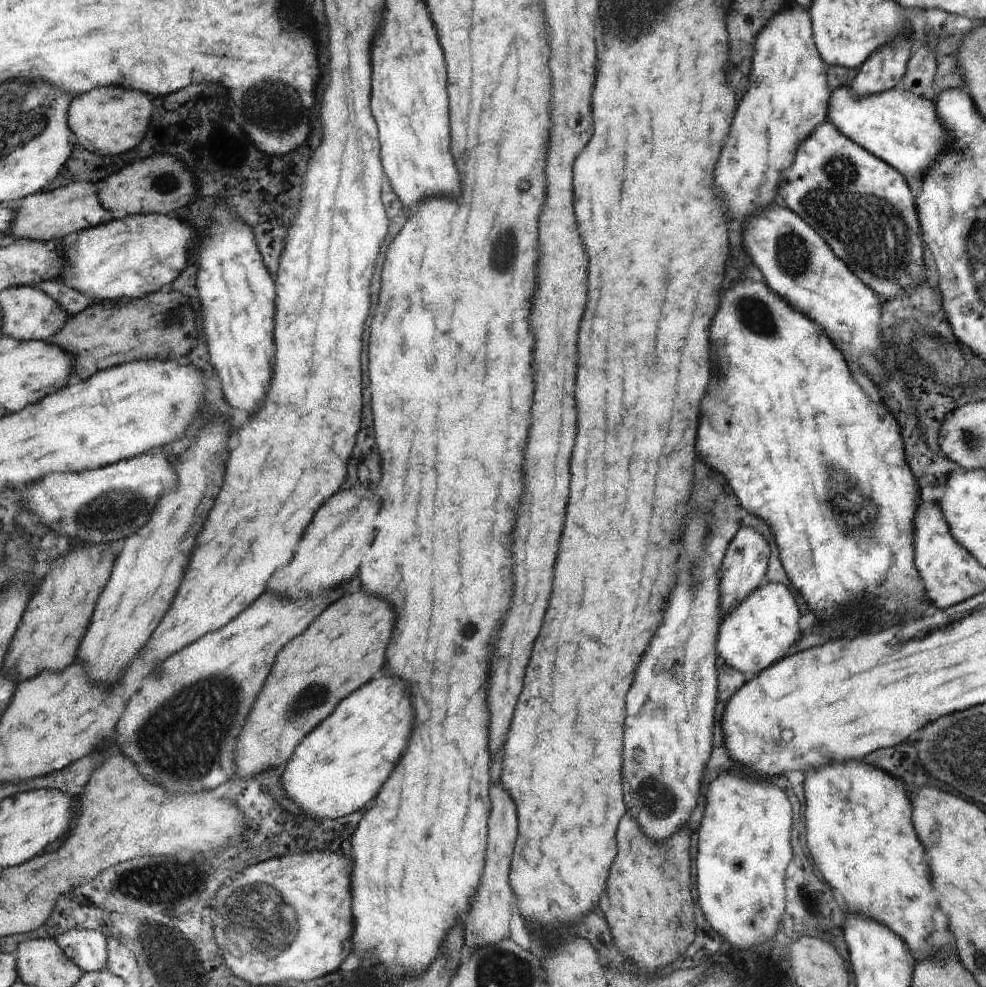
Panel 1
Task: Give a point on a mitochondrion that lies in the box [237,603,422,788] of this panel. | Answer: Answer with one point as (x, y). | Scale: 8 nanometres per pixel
(313, 695)

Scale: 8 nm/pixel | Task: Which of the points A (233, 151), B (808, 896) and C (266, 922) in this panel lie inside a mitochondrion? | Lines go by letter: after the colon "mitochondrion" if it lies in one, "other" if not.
A: mitochondrion
B: mitochondrion
C: mitochondrion

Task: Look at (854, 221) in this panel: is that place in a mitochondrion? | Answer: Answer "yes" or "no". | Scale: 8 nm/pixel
yes

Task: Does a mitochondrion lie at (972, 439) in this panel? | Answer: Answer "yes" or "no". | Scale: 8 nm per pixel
yes

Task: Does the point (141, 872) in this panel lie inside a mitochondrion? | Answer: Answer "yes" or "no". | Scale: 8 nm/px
yes

